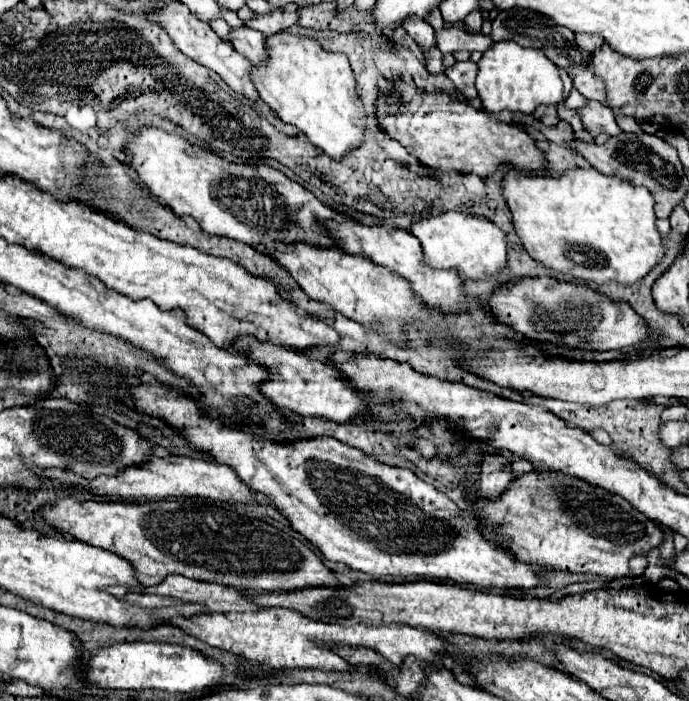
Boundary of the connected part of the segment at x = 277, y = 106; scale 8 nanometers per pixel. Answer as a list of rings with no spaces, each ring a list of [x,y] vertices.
[[[279,32],[269,36],[269,60],[253,70],[259,96],[277,116],[297,126],[307,140],[329,158],[343,160],[363,144],[367,114],[357,94],[357,80],[345,54],[325,52],[317,40],[301,34]]]

